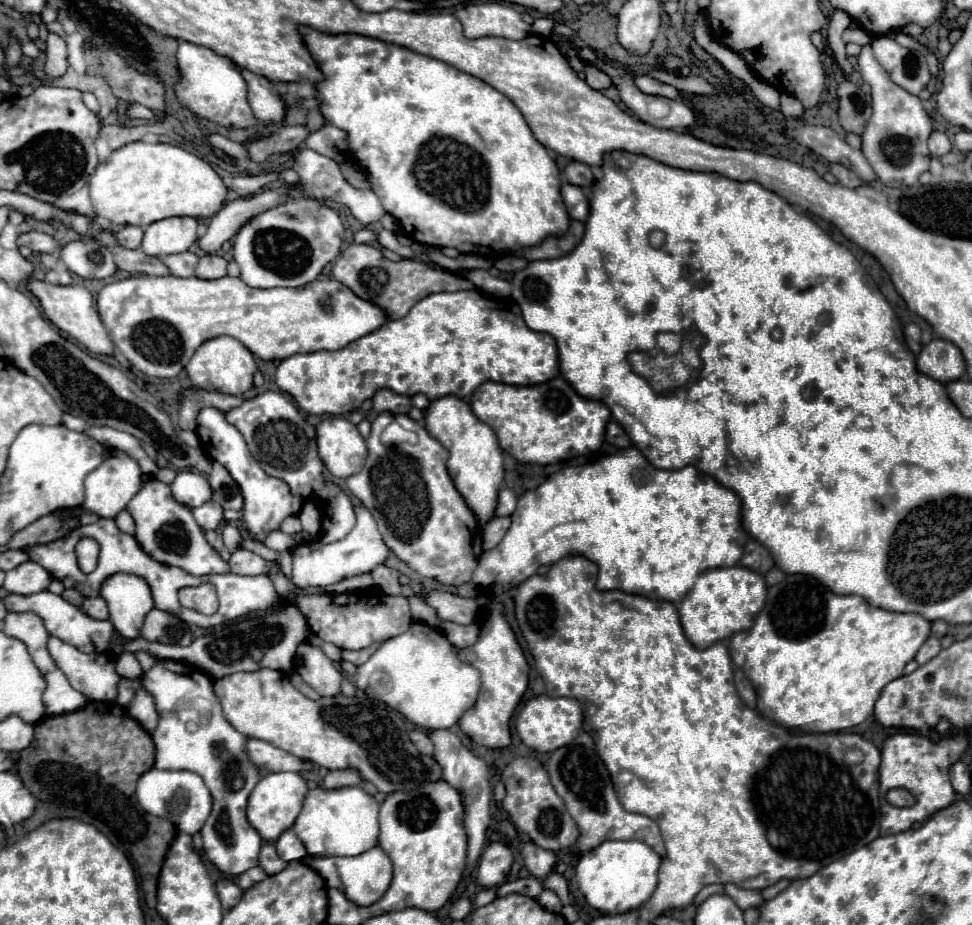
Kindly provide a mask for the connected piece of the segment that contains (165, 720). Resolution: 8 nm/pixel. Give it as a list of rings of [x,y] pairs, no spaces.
[[[157,660],[157,664],[143,674],[143,688],[153,694],[159,712],[159,726],[151,734],[157,748],[155,768],[191,770],[199,774],[211,790],[213,810],[201,828],[205,856],[225,876],[239,876],[257,866],[263,838],[249,824],[245,808],[247,798],[261,776],[245,752],[247,736],[237,732],[225,720],[219,698],[213,692],[213,680],[185,664]]]

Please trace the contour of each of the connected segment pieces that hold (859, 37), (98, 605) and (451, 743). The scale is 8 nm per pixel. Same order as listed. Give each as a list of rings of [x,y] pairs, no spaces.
[[[847,28],[843,32],[843,40],[845,42],[855,42],[855,44],[863,46],[863,44],[869,42],[869,34],[865,34],[865,30],[861,30],[861,28]]]
[[[85,598],[85,602],[83,602],[83,612],[87,614],[87,616],[91,616],[91,618],[97,618],[97,620],[107,620],[109,618],[109,614],[107,614],[107,604],[105,604],[105,600],[103,598]]]
[[[431,730],[427,732],[433,746],[435,746],[435,760],[439,762],[439,766],[443,768],[443,778],[445,782],[449,782],[453,788],[457,788],[457,792],[461,794],[463,806],[465,806],[465,830],[469,836],[469,856],[467,856],[467,866],[475,866],[483,844],[485,844],[485,832],[491,820],[489,814],[489,804],[491,804],[491,786],[489,786],[489,770],[485,760],[481,760],[479,756],[475,756],[471,750],[467,750],[459,736],[451,730]]]

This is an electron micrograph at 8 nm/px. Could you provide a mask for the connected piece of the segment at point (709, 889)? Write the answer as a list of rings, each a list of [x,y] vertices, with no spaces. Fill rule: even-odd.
[[[712,884],[704,887],[695,897],[694,905],[698,906],[704,900],[706,900],[709,896],[713,894],[723,894],[723,886],[720,884]]]

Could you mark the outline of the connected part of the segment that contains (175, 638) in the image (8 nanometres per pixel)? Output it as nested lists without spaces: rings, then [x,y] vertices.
[[[153,608],[141,626],[141,638],[151,642],[163,642],[163,644],[179,644],[189,646],[191,644],[191,632],[189,624],[179,620],[177,616]]]

